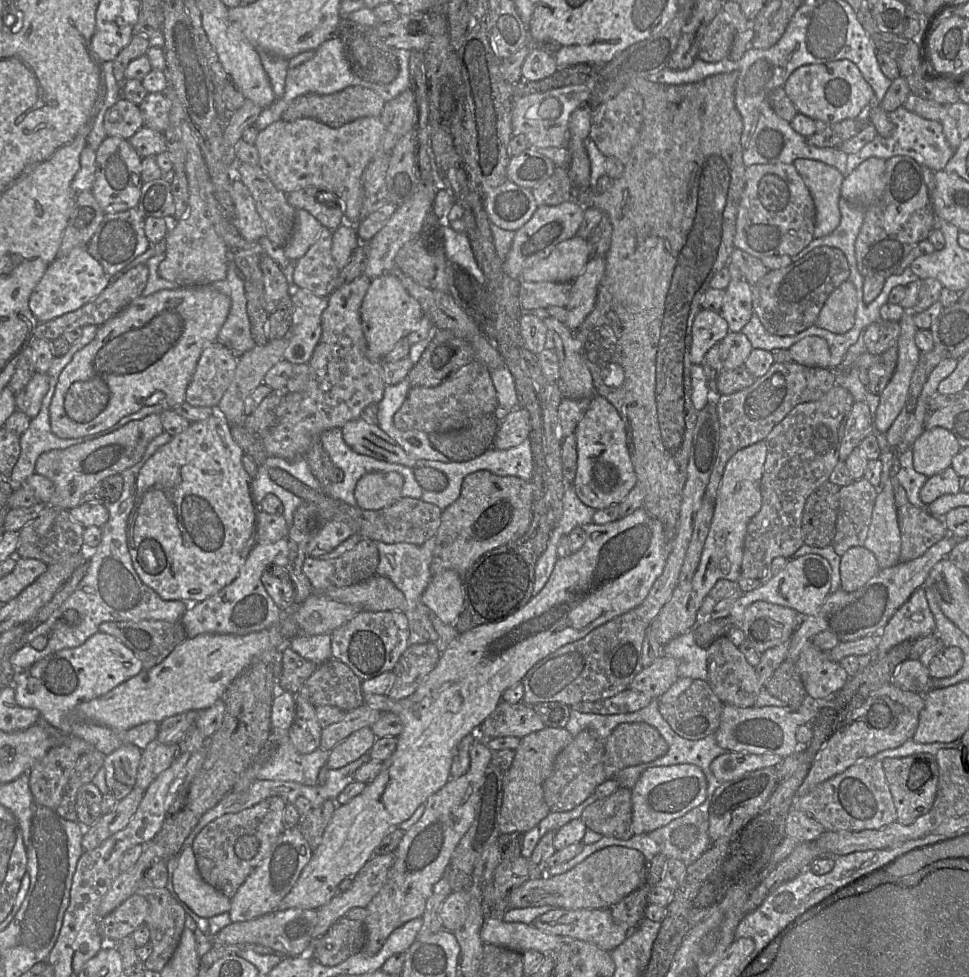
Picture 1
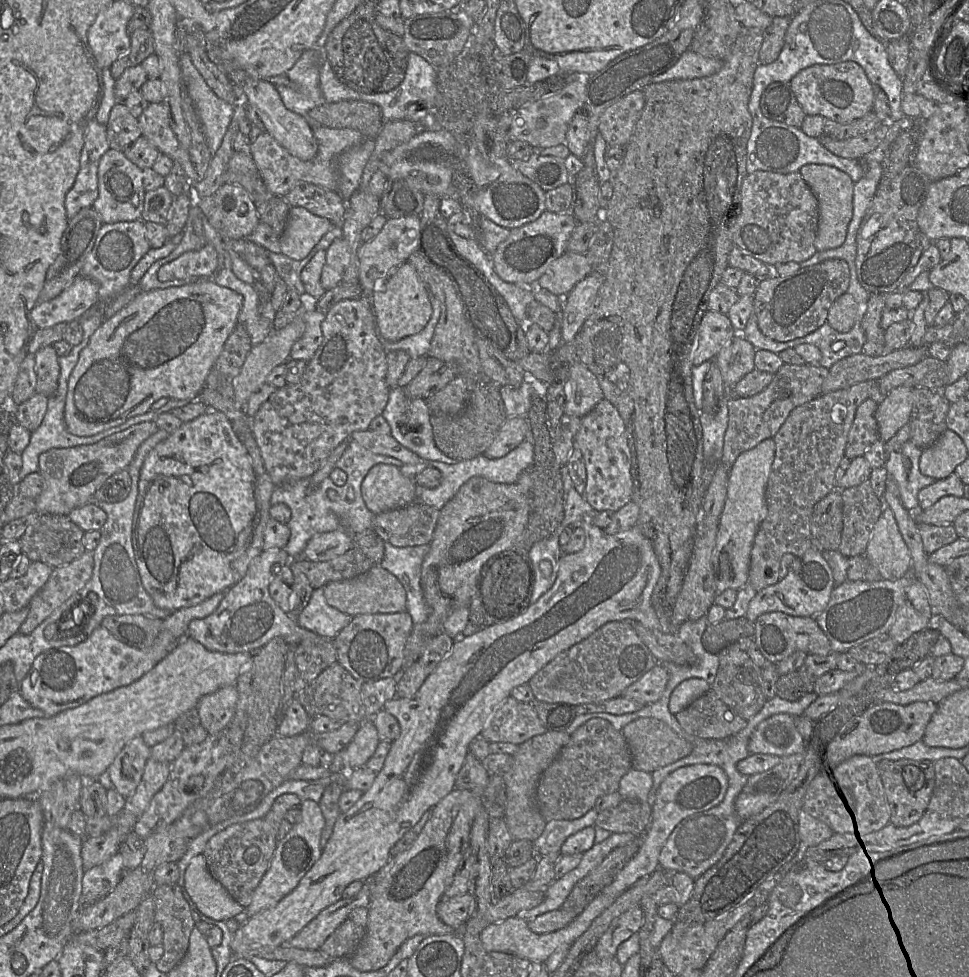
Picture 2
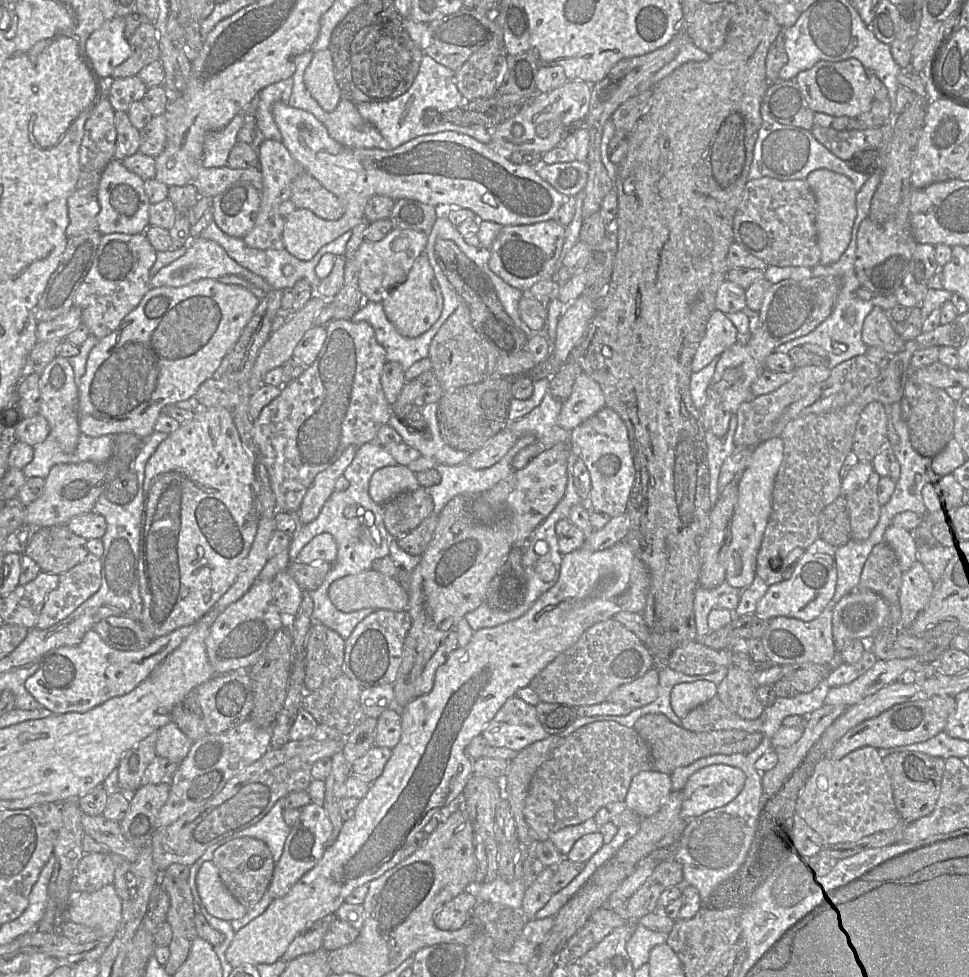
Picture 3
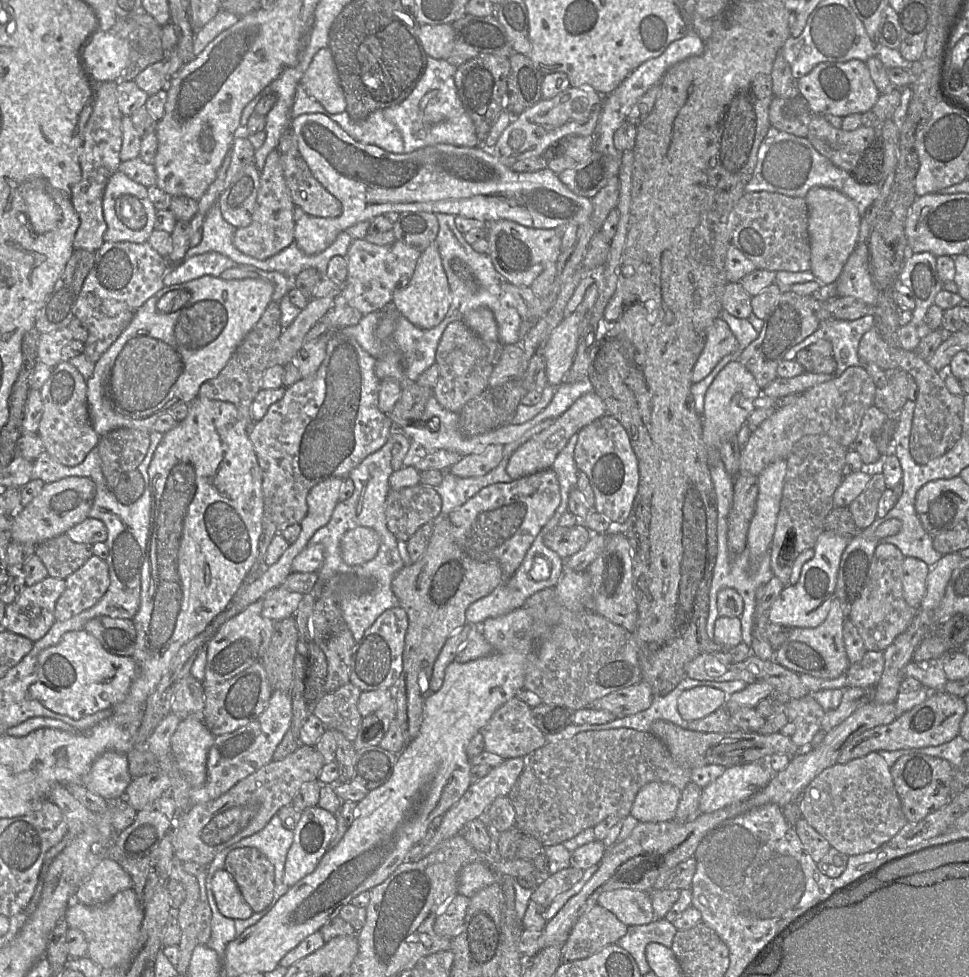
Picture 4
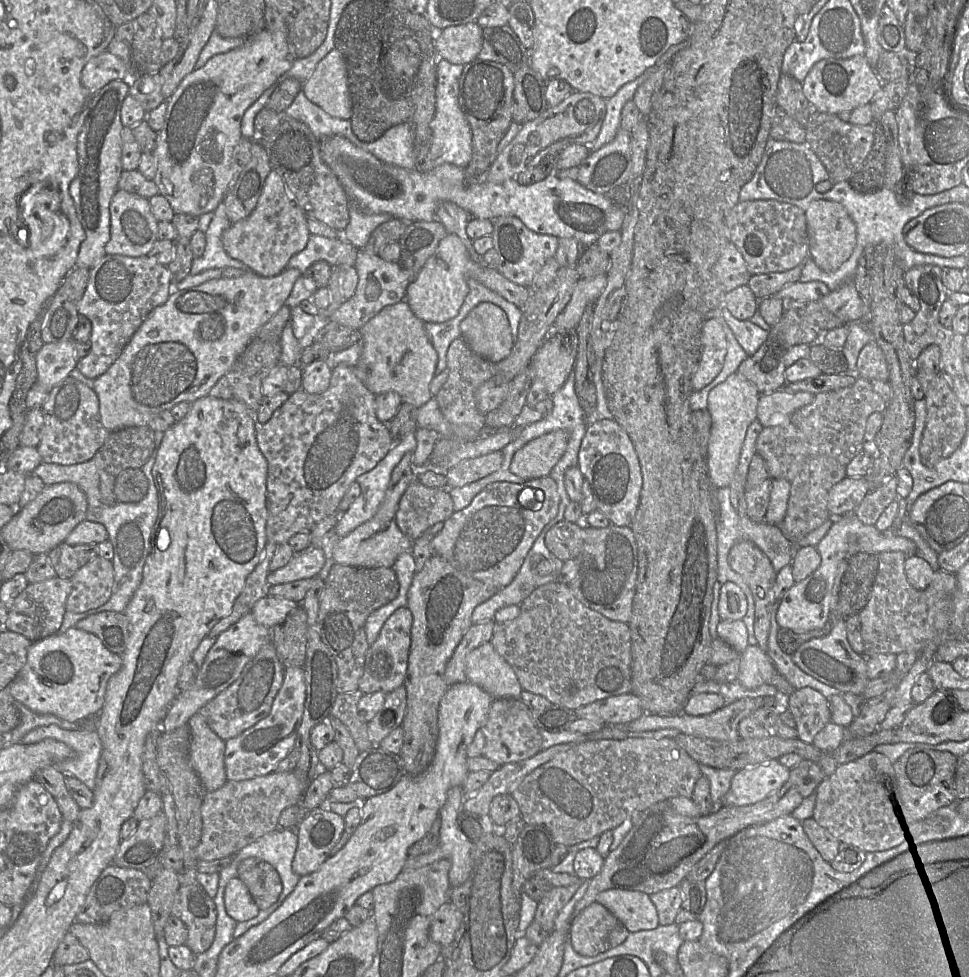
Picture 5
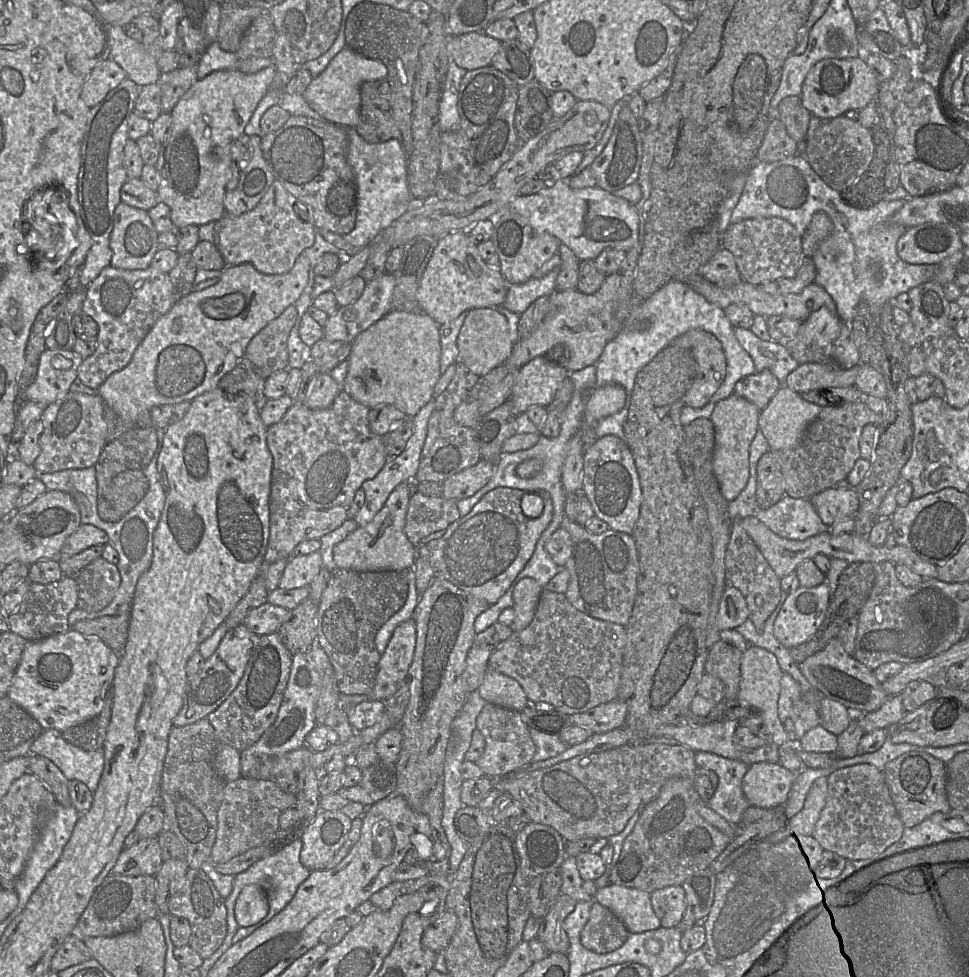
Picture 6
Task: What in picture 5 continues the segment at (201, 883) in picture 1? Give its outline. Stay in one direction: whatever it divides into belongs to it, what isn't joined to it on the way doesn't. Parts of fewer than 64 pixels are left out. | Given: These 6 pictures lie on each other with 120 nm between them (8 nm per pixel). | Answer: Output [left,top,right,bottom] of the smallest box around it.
[224,877,260,922]

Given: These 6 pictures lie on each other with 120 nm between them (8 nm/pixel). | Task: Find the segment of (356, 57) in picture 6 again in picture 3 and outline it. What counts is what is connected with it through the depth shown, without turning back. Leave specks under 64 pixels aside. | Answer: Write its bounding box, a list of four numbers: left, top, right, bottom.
[304,48,342,112]

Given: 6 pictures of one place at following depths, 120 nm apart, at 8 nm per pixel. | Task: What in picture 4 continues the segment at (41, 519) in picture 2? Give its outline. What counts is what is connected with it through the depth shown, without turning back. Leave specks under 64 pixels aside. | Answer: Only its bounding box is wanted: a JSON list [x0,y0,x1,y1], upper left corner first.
[34,533,93,579]

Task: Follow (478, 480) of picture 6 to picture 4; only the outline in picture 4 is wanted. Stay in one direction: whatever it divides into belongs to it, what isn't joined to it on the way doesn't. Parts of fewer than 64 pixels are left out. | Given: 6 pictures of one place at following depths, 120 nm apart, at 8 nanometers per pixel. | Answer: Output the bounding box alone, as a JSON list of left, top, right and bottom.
[447,444,503,478]

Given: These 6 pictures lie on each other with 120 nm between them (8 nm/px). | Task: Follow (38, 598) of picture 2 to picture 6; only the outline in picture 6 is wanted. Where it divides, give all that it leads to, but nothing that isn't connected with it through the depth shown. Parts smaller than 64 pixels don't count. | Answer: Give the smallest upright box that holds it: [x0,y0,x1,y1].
[76,557,121,612]

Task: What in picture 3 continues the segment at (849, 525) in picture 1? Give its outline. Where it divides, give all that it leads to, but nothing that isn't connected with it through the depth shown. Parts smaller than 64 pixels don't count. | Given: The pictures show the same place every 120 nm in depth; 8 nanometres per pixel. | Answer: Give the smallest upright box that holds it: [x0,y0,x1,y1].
[845,471,881,540]

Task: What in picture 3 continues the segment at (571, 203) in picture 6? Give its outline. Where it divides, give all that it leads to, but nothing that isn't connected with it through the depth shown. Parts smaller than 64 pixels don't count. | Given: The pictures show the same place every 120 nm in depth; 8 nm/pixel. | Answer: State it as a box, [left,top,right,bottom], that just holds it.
[272,101,567,261]

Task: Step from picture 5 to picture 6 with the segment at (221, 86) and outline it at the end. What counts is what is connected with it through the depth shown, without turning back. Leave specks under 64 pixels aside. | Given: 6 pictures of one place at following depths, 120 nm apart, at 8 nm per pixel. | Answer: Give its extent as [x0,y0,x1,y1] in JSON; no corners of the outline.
[155,64,276,228]

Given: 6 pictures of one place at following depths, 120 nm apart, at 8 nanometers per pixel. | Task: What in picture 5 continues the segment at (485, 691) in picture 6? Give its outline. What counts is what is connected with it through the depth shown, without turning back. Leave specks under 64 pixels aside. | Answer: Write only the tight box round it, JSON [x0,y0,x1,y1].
[465,642,522,699]

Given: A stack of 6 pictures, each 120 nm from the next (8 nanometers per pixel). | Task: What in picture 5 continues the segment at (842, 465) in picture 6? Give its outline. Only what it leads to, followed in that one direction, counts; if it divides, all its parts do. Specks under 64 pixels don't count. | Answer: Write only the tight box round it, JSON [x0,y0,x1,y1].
[756,376,887,482]

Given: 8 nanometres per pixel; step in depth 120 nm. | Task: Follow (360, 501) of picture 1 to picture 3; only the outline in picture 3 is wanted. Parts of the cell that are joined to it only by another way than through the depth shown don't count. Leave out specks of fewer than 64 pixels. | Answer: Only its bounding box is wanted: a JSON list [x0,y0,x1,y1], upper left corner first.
[369,465,420,504]

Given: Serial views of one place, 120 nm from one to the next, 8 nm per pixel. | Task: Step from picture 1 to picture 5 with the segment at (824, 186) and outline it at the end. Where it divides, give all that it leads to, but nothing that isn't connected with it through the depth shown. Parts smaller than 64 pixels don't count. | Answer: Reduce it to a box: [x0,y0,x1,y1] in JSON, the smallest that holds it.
[805,200,857,272]

